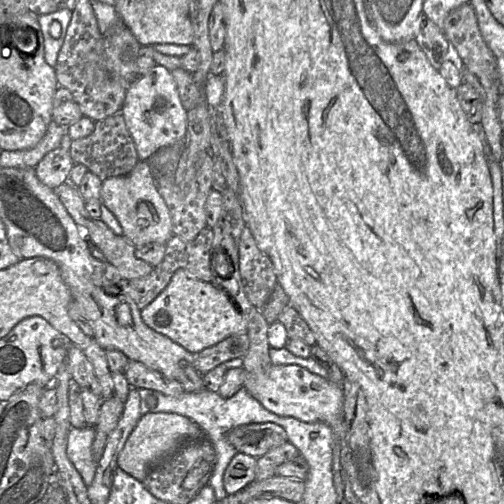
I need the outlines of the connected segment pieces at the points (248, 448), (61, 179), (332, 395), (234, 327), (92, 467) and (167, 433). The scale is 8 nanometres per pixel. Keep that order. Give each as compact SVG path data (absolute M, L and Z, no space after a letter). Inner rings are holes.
M253 423L235 427L226 436L237 452L259 458L288 441L283 428L274 423Z
M59 147L48 152L34 169L43 184L56 189L68 182L74 165L70 152Z
M271 365L261 373L246 372L243 388L268 411L283 417L292 417L306 423L321 422L331 428L343 415L342 386L311 373L298 365Z
M178 269L166 288L141 310L144 323L192 354L211 347L228 336L247 333L247 322L230 296L217 285L197 279L186 269Z
M72 427L68 434L67 456L89 486L95 476L98 463L92 454L92 444L95 438L94 427Z
M175 413L142 415L117 457L117 467L143 482L149 470L189 441L204 438L201 428L187 417Z

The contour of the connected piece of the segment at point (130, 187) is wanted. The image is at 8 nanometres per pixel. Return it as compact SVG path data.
M139 160L126 175L105 179L102 182L101 201L116 216L124 236L134 246L150 242L166 244L173 236L171 215L158 191L148 161Z

